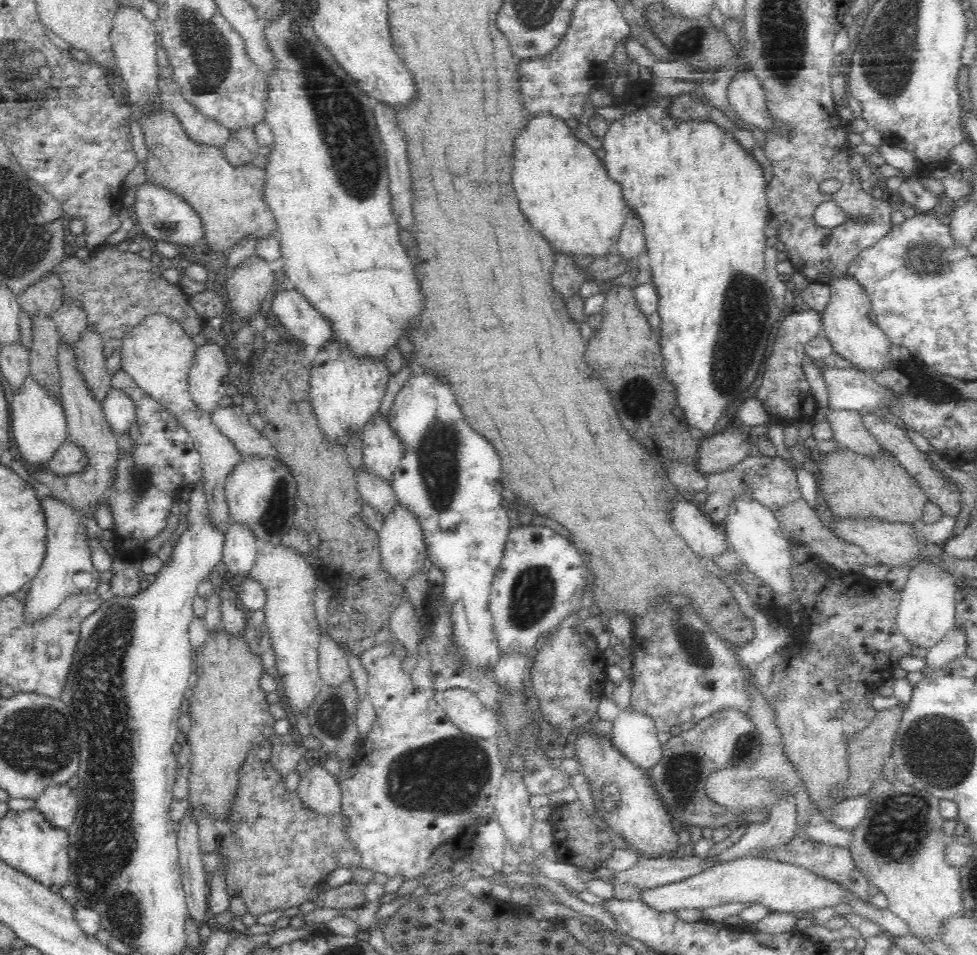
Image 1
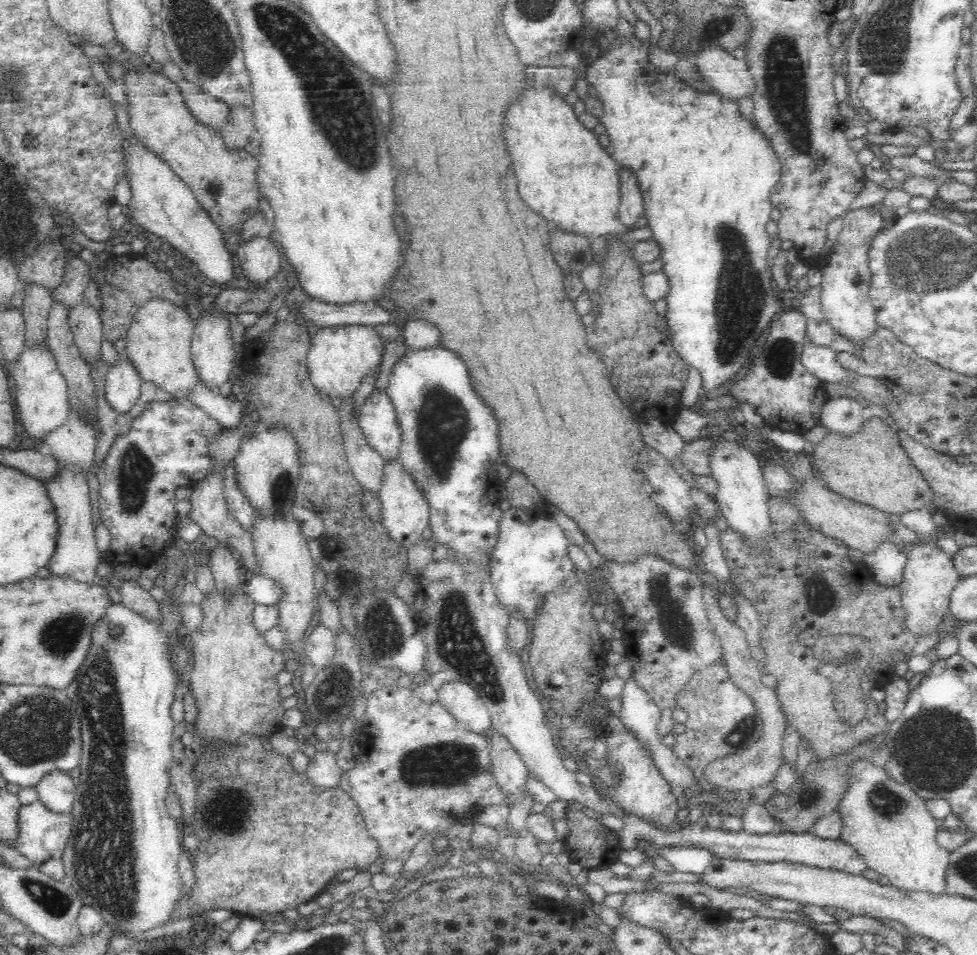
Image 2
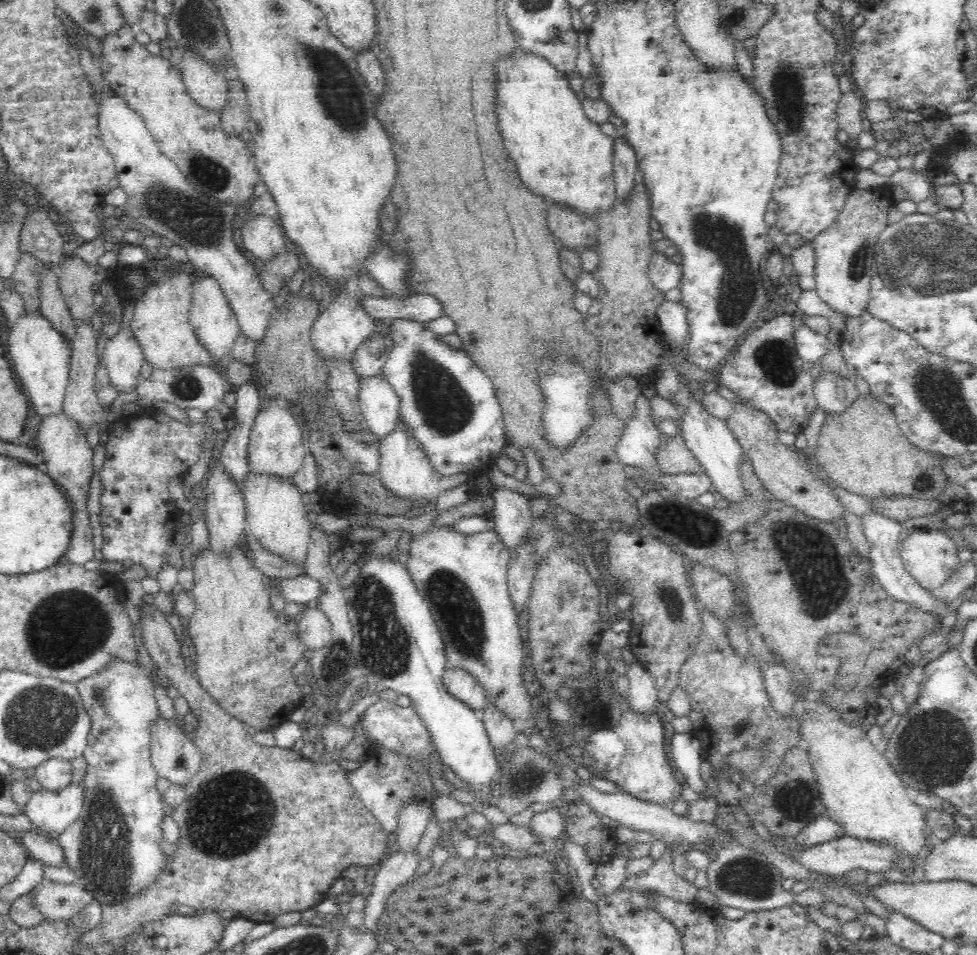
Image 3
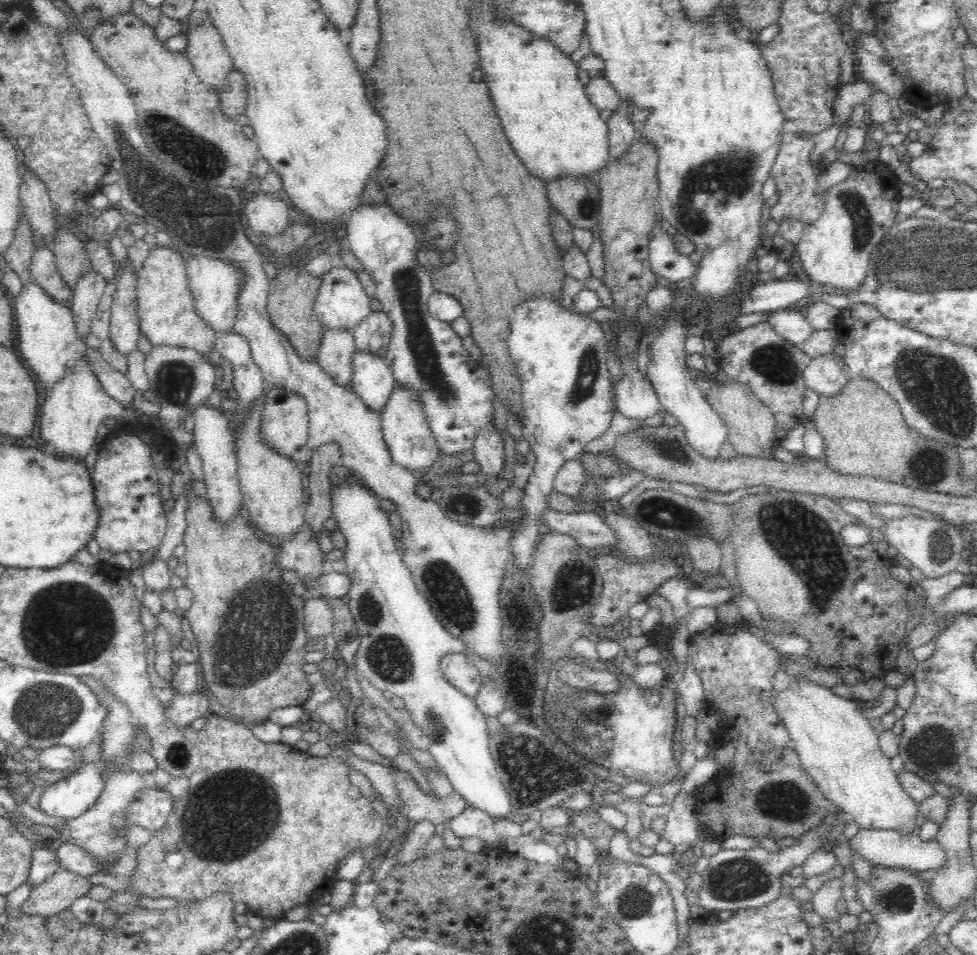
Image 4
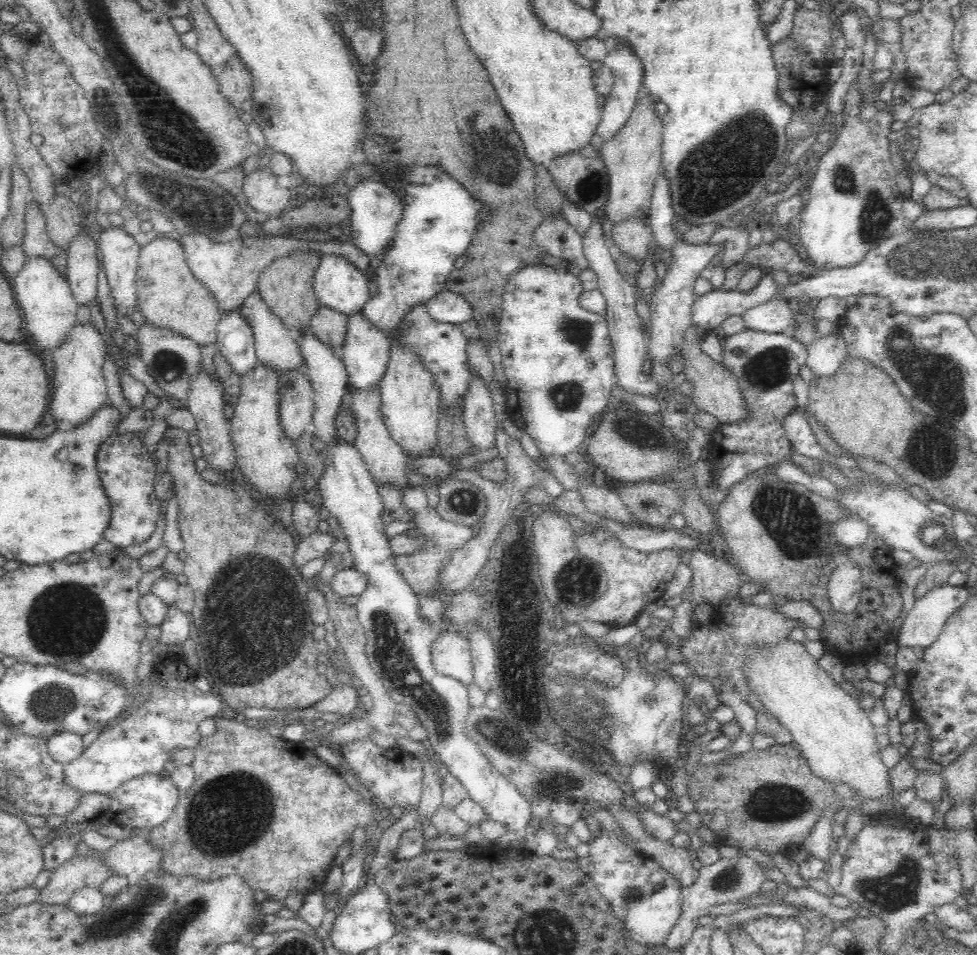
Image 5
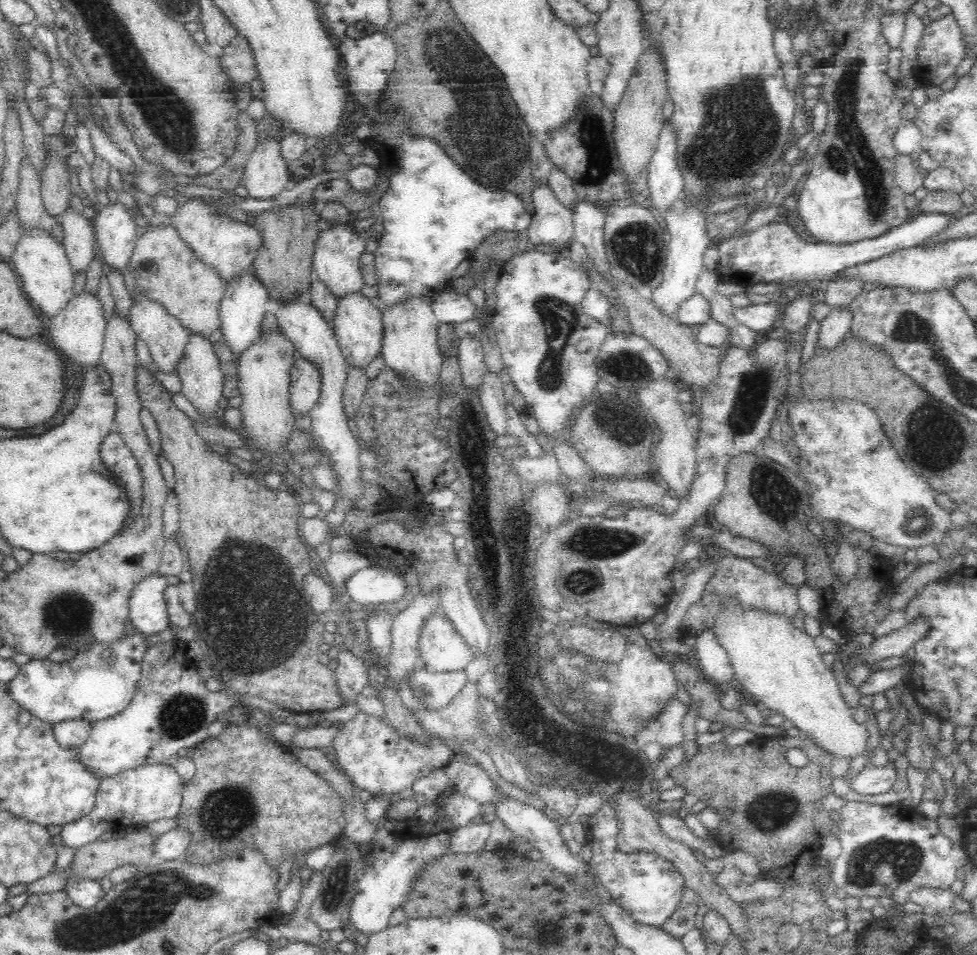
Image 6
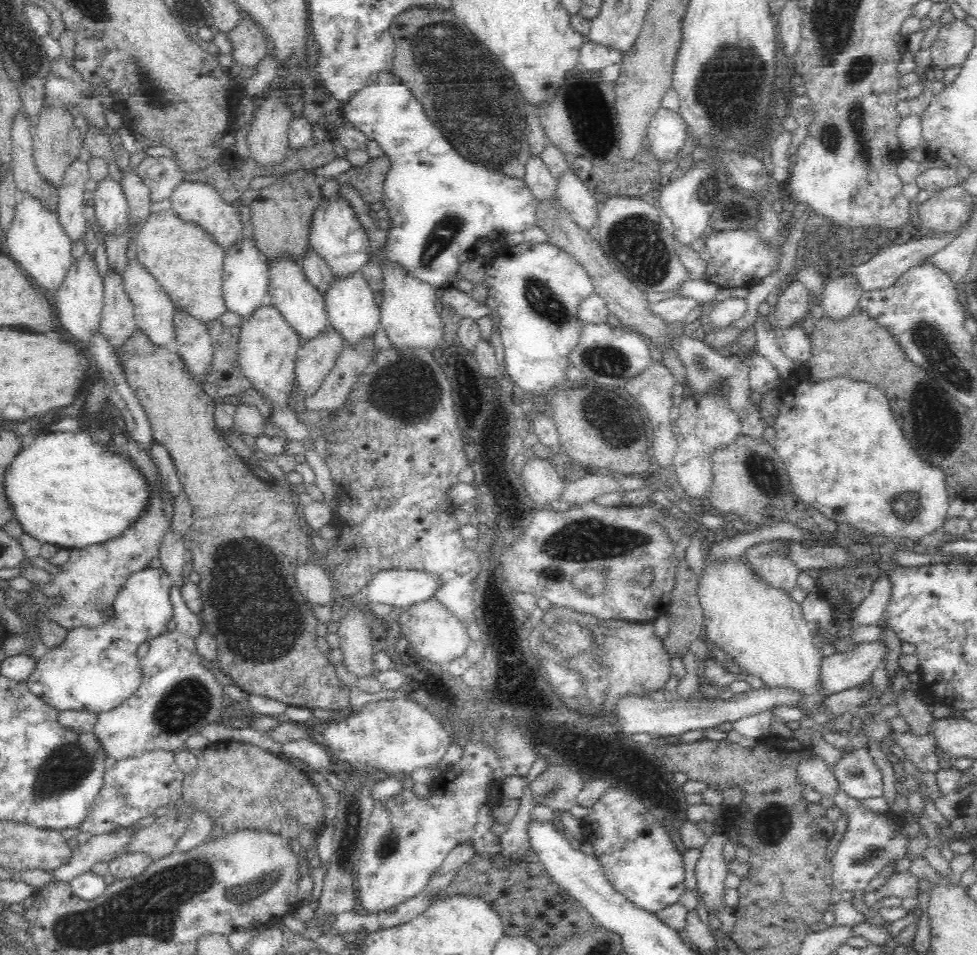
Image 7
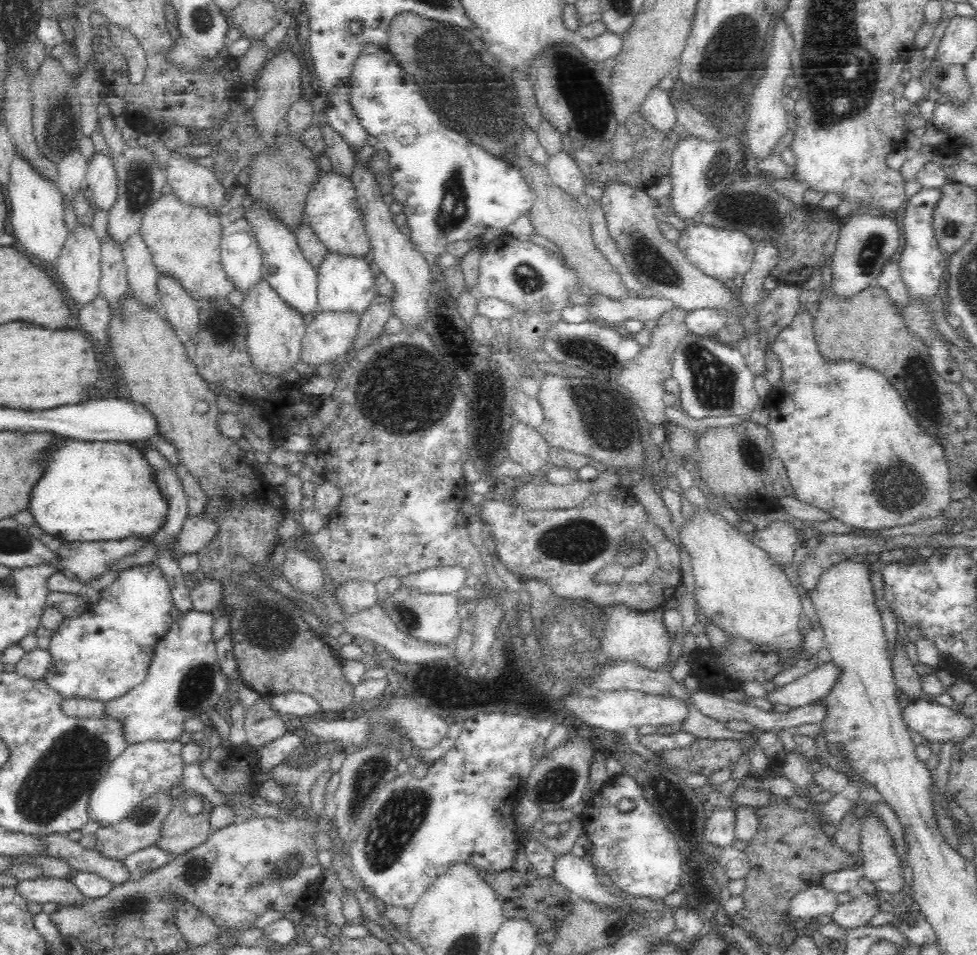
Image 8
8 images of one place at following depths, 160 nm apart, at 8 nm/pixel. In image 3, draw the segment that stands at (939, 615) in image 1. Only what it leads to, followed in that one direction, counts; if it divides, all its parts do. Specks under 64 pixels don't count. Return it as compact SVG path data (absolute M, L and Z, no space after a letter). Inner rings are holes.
M925 529L909 534L906 539L902 538L899 553L905 570L916 579L916 583L922 589L931 594L956 573L961 564L957 556L958 550L959 547L954 545L953 540L950 540L947 534L934 529Z

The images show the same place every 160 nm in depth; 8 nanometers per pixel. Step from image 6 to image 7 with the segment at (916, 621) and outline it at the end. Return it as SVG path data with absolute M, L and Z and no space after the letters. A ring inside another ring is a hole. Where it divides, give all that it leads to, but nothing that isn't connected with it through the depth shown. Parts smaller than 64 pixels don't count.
M880 638L852 646L847 652L836 652L821 662L821 692L836 694L868 681L876 668L884 663L887 646Z

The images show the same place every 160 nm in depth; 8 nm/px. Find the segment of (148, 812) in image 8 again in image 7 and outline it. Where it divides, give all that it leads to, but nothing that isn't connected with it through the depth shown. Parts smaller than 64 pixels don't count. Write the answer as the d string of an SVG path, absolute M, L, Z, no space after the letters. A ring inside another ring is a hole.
M118 827L110 832L90 837L85 844L71 850L70 860L55 868L50 882L70 882L75 876L93 870L97 864L107 863L118 857L122 848L128 844L134 830Z

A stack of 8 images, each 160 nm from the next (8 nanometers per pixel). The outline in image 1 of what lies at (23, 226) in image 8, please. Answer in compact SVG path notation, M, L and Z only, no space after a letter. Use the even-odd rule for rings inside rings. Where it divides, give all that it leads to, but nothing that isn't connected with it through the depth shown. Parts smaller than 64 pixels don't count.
M28 379L14 392L13 402L10 404L10 428L12 437L18 445L19 453L31 468L45 468L54 453L67 439L66 417L63 403L56 403L48 395L48 391L38 381Z

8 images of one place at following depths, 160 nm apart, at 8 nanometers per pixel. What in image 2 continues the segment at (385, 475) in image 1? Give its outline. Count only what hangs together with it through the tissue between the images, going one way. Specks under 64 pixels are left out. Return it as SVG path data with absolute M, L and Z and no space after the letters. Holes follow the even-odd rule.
M386 390L372 391L360 410L358 421L366 443L384 459L384 464L397 460L401 430Z

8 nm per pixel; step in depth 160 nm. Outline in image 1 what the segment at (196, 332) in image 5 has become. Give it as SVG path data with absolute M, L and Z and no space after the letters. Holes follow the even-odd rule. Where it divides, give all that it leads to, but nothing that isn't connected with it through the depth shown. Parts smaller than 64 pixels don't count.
M153 314L147 316L136 328L124 335L120 348L121 369L130 375L146 395L166 407L174 415L174 419L189 432L201 456L204 490L208 497L208 511L210 511L212 523L218 531L226 532L230 519L225 484L228 475L241 458L234 443L220 434L218 427L212 424L211 415L202 413L190 397L189 370L196 351L196 346L180 327L180 323L164 314Z

